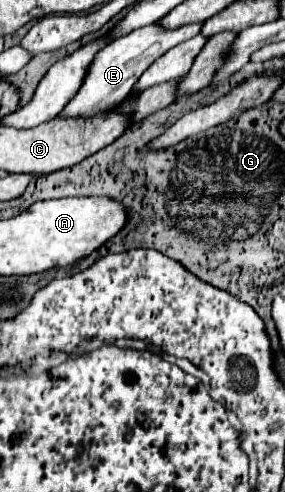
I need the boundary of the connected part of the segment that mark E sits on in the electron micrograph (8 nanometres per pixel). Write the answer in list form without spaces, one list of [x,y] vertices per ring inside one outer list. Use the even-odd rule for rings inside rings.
[[[153,22],[149,26],[141,26],[117,40],[113,40],[105,50],[101,50],[95,60],[89,66],[89,72],[85,76],[85,82],[81,86],[81,90],[77,92],[77,96],[63,108],[61,116],[91,116],[95,112],[107,110],[109,106],[117,106],[121,104],[129,90],[133,90],[137,78],[159,58],[163,56],[169,48],[173,48],[179,42],[185,42],[189,38],[193,38],[195,34],[201,32],[203,22],[197,24],[187,24],[187,26],[179,26],[179,28],[165,28],[159,22]]]

